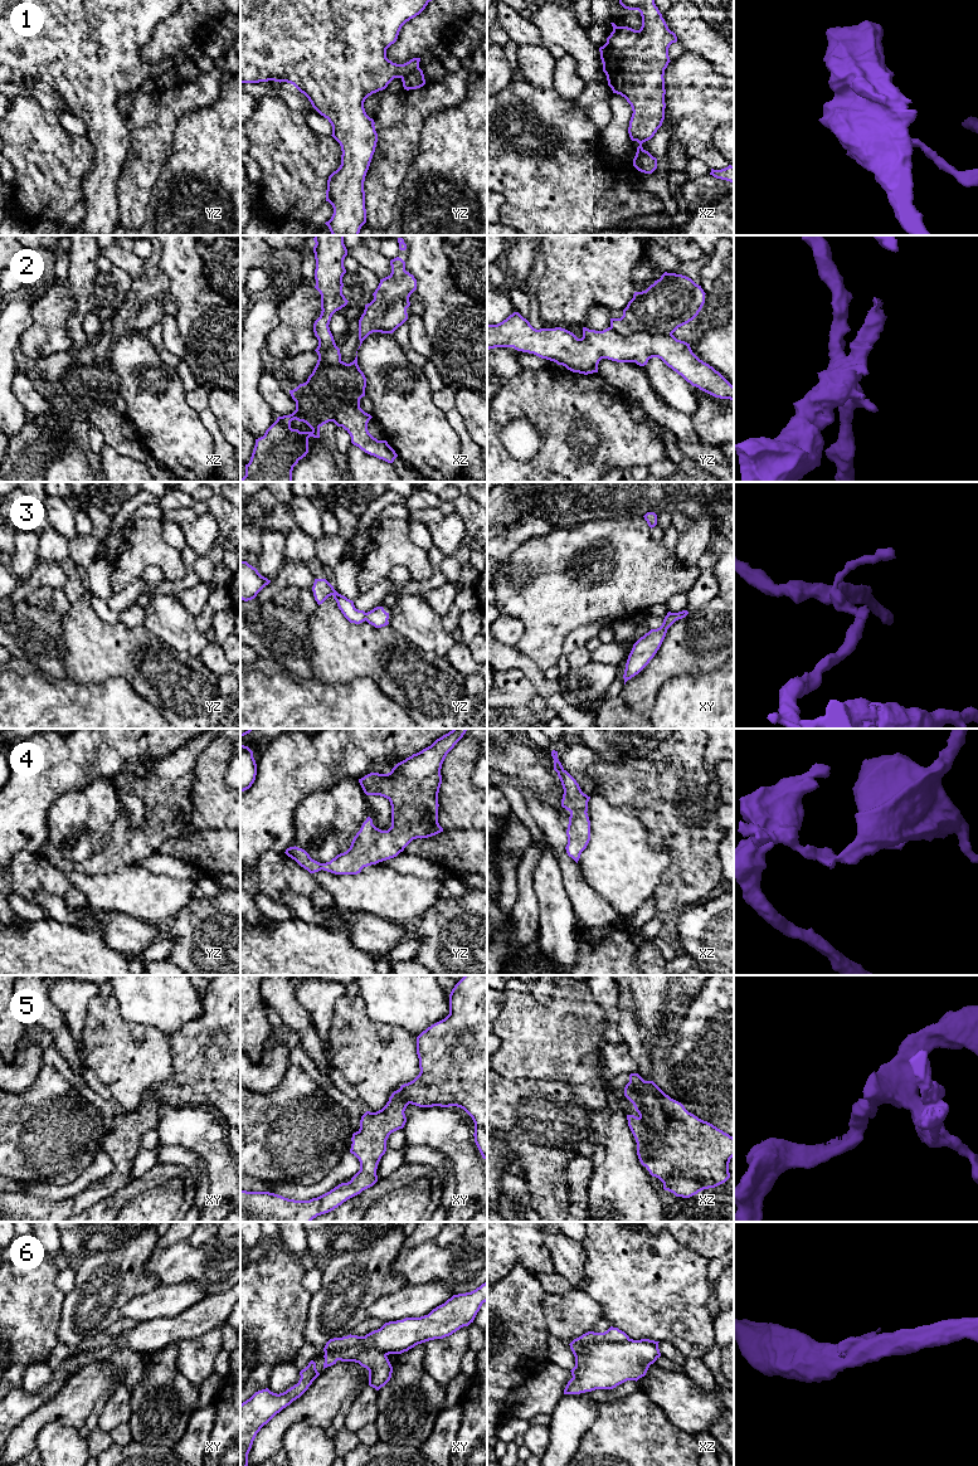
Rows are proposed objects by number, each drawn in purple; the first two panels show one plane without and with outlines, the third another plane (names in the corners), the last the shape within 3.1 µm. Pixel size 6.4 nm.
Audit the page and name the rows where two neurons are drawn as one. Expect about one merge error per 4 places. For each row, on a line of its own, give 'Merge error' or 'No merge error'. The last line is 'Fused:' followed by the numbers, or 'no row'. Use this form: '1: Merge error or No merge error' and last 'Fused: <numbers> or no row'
1: Merge error
2: Merge error
3: Merge error
4: No merge error
5: No merge error
6: Merge error
Fused: 1, 2, 3, 6

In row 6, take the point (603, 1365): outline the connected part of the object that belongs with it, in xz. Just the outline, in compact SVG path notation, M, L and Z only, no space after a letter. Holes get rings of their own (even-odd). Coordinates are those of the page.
M649 1339L626 1343L597 1341L587 1345L583 1354L575 1358L575 1367L570 1370L573 1378L568 1382L564 1394L580 1394L595 1389L613 1389L627 1380L638 1380L644 1377L649 1365L660 1357L658 1343Z

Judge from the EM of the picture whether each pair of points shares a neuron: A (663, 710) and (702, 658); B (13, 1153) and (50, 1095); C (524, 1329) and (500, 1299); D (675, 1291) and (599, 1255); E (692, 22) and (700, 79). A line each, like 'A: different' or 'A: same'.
A: different
B: same
C: same
D: same
E: different

